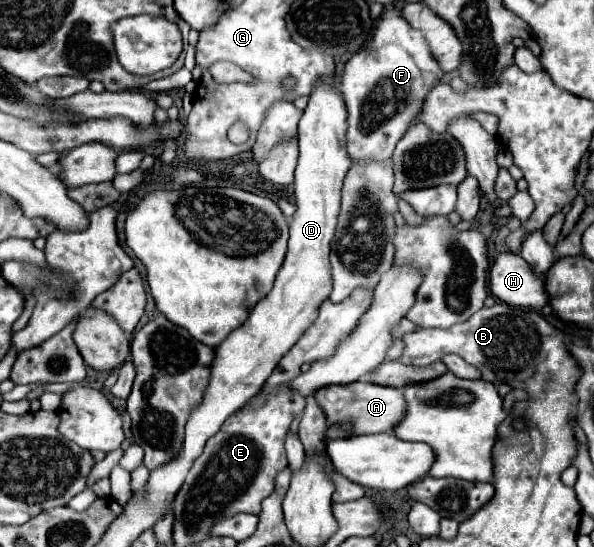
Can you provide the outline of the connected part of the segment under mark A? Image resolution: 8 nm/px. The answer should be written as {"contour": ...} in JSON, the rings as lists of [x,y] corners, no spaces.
{"contour":[[[355,381],[351,385],[335,385],[335,387],[323,387],[323,391],[317,391],[313,395],[317,403],[323,407],[327,413],[329,423],[343,423],[343,421],[353,421],[355,433],[365,435],[365,433],[381,433],[381,431],[393,431],[405,417],[407,405],[401,389],[395,387],[385,387],[377,385],[371,381]]]}

